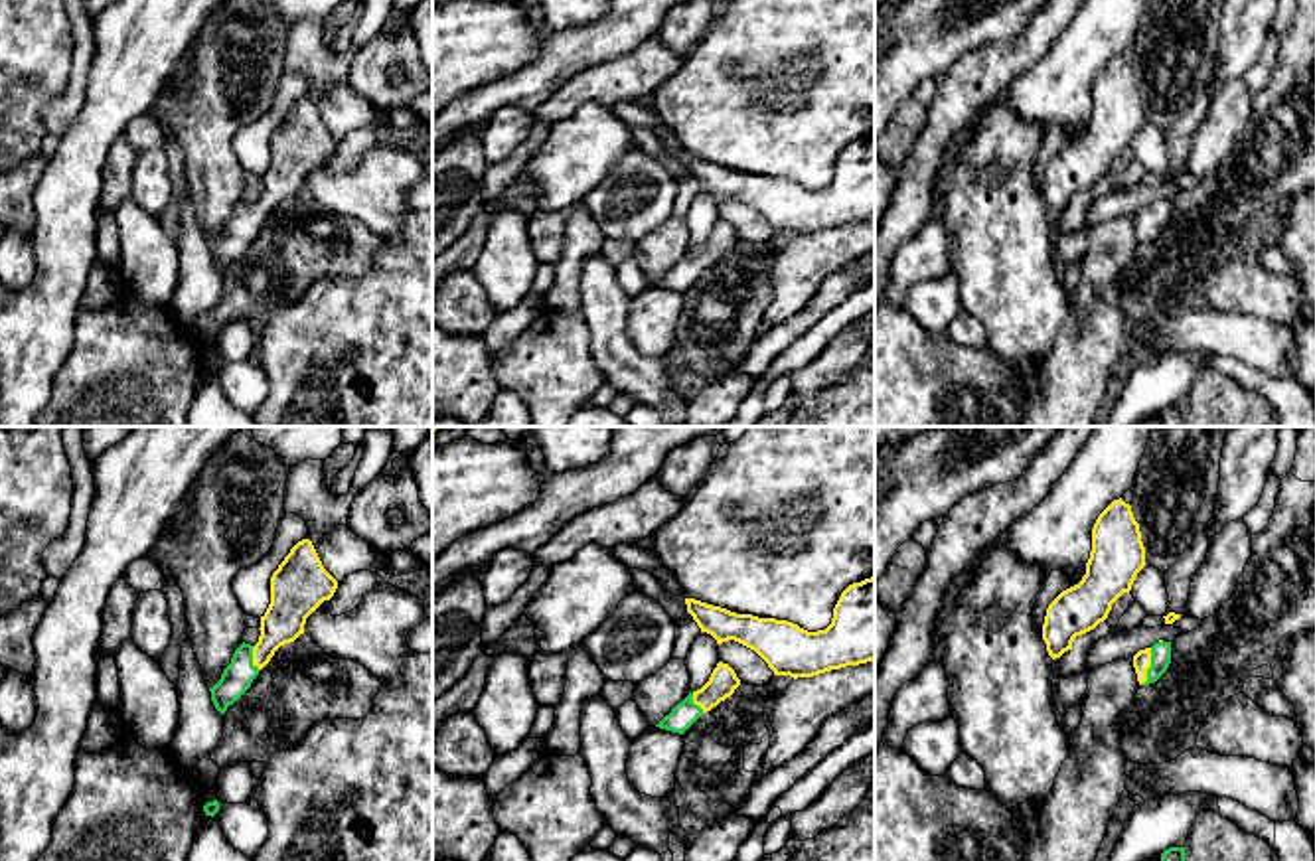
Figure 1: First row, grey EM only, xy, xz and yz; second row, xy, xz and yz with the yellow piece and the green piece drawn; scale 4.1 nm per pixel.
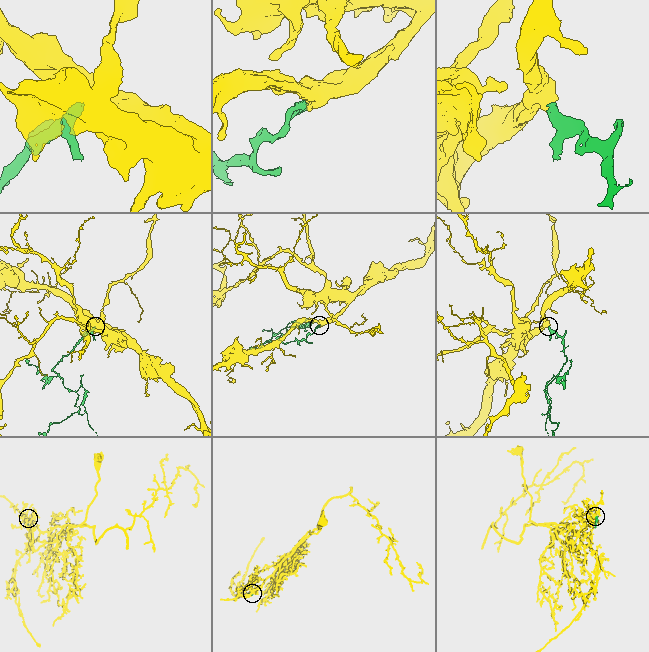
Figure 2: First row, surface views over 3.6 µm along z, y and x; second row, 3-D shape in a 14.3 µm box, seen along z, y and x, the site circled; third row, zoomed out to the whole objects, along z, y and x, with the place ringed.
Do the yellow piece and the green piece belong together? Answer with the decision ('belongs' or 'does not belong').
belongs

